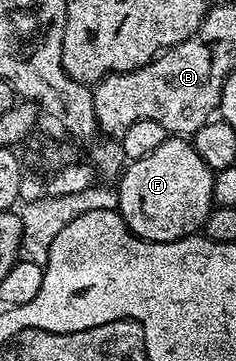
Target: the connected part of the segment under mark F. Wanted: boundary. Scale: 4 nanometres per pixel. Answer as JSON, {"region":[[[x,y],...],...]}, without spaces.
{"region":[[[167,137],[160,149],[133,160],[117,183],[118,214],[131,233],[153,243],[167,243],[195,234],[214,207],[214,172],[204,165],[193,142],[186,137]]]}

